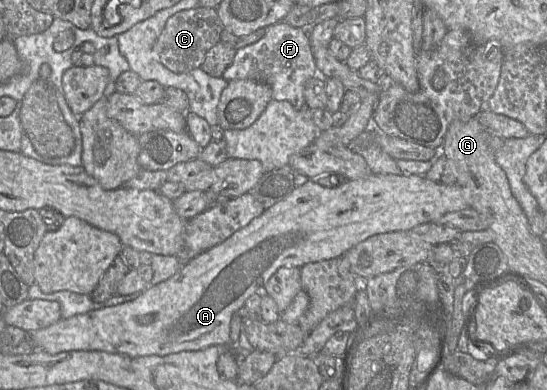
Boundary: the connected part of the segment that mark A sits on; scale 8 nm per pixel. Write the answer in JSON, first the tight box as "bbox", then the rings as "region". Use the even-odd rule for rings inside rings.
{"bbox":[30,174,469,358],"region":[[[375,174],[343,184],[323,187],[307,176],[299,175],[299,185],[285,199],[254,218],[224,242],[202,252],[185,264],[169,279],[147,288],[134,300],[61,318],[56,323],[30,333],[35,348],[55,355],[67,351],[105,351],[131,358],[166,356],[182,351],[198,351],[210,346],[231,346],[230,322],[236,311],[255,293],[261,293],[264,284],[281,267],[300,268],[308,263],[341,257],[367,238],[388,232],[409,231],[414,227],[435,222],[443,215],[469,208],[466,193],[458,185],[444,185],[411,174]],[[153,315],[153,321],[141,324],[139,316]]]}

